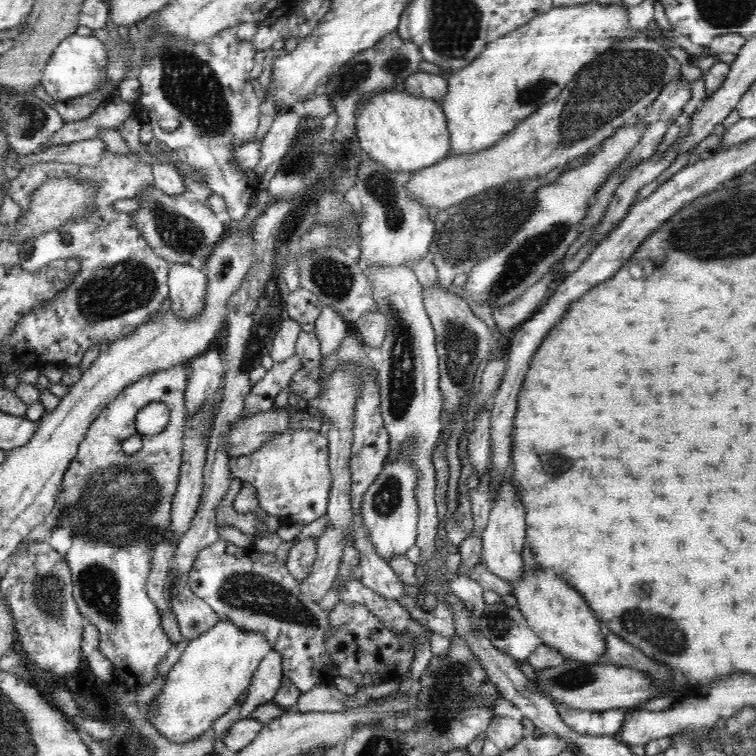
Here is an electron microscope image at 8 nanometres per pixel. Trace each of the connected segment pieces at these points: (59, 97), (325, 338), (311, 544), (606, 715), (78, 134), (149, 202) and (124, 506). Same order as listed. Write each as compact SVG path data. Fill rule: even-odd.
M72 34L68 38L64 38L54 48L54 52L52 52L52 56L50 56L48 64L46 64L42 88L56 102L66 102L66 100L74 100L74 98L92 94L104 82L106 62L108 60L106 60L104 44L96 36L78 36L78 34Z
M324 306L320 312L320 318L314 324L316 324L314 334L318 338L324 358L332 356L340 348L340 344L344 342L344 338L350 332L350 326L352 326L332 306Z
M306 536L306 538L298 538L288 548L286 566L296 580L304 582L306 578L310 578L312 566L316 564L316 558L318 558L318 542L320 542L320 538Z
M556 702L556 708L562 716L562 720L572 726L578 734L586 736L614 736L618 738L624 722L628 718L624 708L618 710L602 710L602 712L592 712L592 710L572 710Z
M102 102L96 112L80 122L68 122L64 128L60 128L52 140L52 146L62 146L62 144L72 144L76 140L86 140L94 136L104 136L104 130L116 130L128 122L132 116L132 106L128 102Z
M150 184L140 190L134 200L138 200L138 208L130 214L132 222L154 252L168 264L190 264L192 256L200 256L206 262L216 242L220 242L224 222L206 204L192 200L188 194L166 194L156 184Z
M186 364L148 374L128 386L108 408L102 410L88 428L86 438L80 442L78 454L70 462L60 484L62 490L56 494L58 530L66 528L72 538L88 536L104 544L134 544L140 538L152 538L156 542L166 536L172 524L172 504L178 492L184 454L188 380L190 370ZM150 402L168 404L170 422L164 432L142 436L136 428L136 414ZM130 436L140 436L142 448L136 454L126 454L122 450L122 442Z

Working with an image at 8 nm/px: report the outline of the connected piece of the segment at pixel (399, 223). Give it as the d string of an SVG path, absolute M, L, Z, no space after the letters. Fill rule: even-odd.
M368 162L368 164L360 164L358 168L358 180L356 180L356 190L360 192L360 200L362 200L362 226L360 226L360 244L358 244L358 252L360 256L356 256L360 266L366 266L366 270L382 270L382 268L398 268L398 266L406 266L410 262L418 262L418 260L430 260L430 250L436 238L436 224L432 224L428 220L428 208L416 204L412 198L408 198L404 184L408 182L410 172L392 172L386 170L384 166L380 166L378 162Z

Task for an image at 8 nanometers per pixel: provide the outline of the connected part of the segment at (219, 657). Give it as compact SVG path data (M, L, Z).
M218 620L210 630L190 640L178 664L170 670L166 686L156 700L152 726L170 742L180 744L204 734L216 718L228 714L238 704L240 694L250 688L262 658L270 650L272 646L264 634L242 630L228 620Z

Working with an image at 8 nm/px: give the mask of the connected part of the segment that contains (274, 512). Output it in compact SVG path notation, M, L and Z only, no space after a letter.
M290 430L272 438L270 444L264 444L252 456L238 456L230 458L230 470L234 480L254 484L258 494L258 510L264 514L246 512L240 516L226 516L226 500L218 514L220 526L234 526L240 530L252 544L260 542L268 536L270 526L266 516L276 518L278 524L312 524L324 514L328 514L330 492L332 492L332 468L330 468L330 450L328 438L314 430Z

